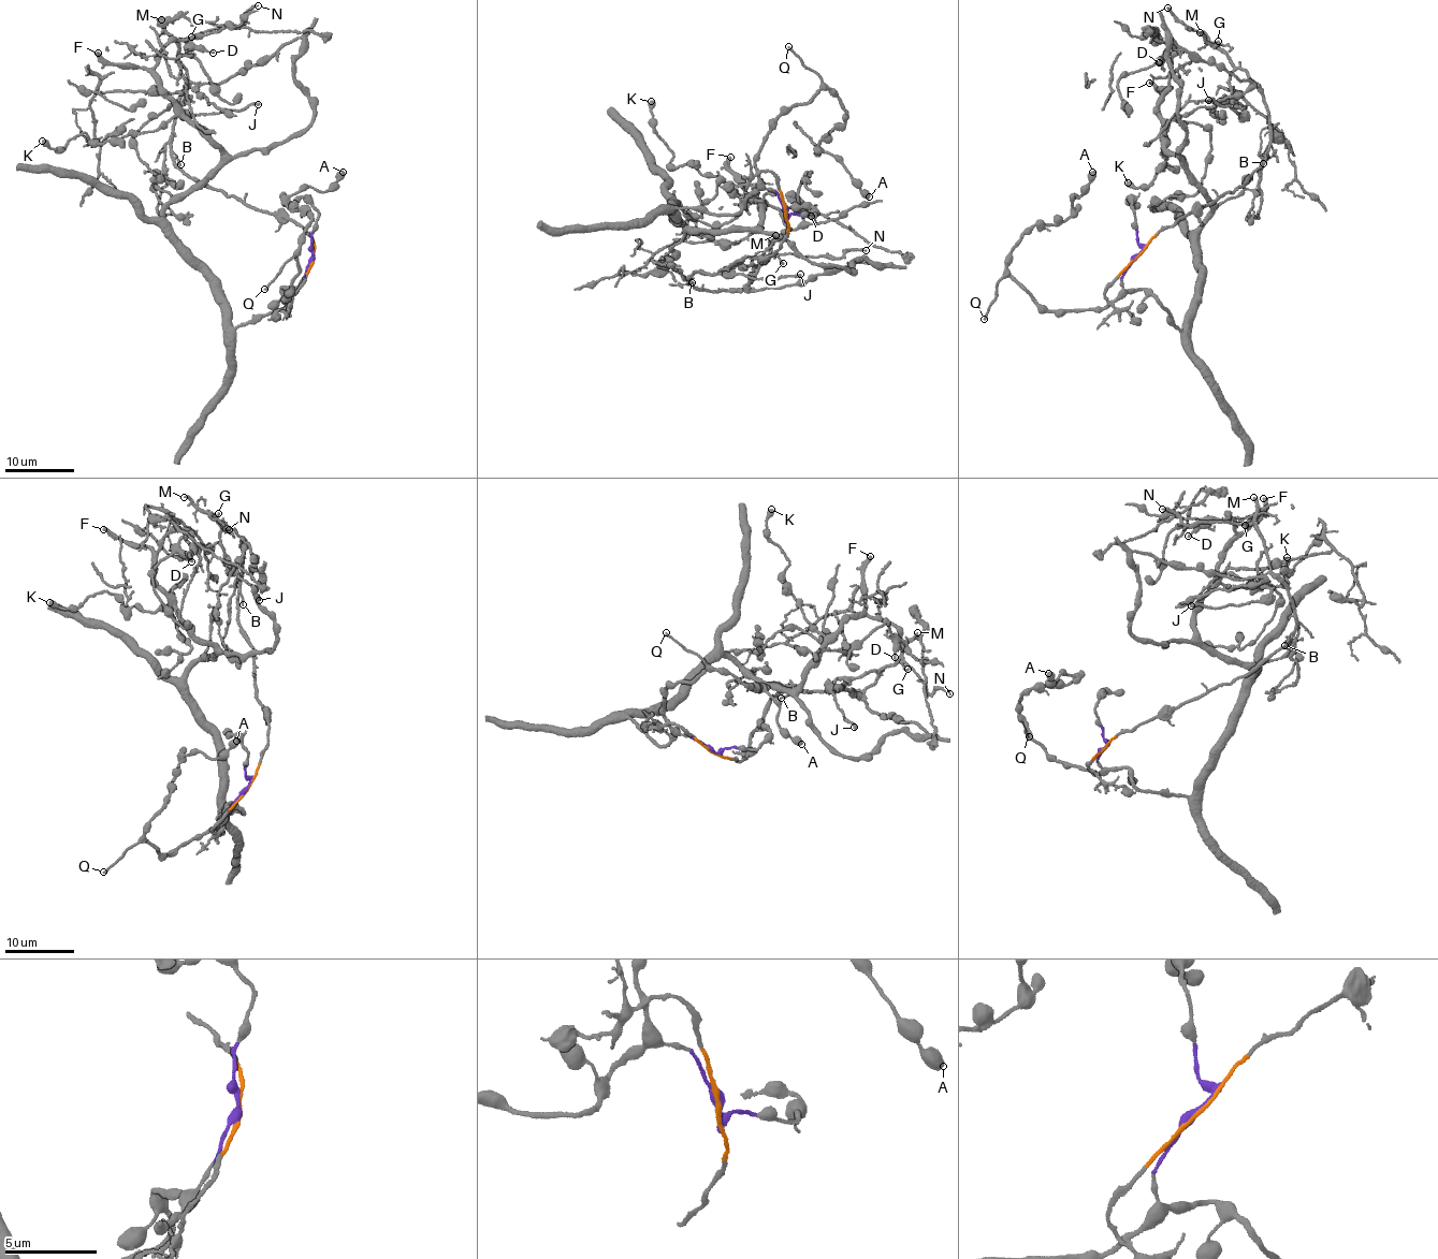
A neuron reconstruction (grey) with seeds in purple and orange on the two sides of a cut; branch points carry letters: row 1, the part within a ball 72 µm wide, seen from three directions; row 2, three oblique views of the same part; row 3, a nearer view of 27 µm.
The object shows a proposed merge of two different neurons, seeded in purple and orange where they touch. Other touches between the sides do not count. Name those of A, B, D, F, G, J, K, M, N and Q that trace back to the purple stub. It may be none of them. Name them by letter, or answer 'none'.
A, D, F, K, Q

